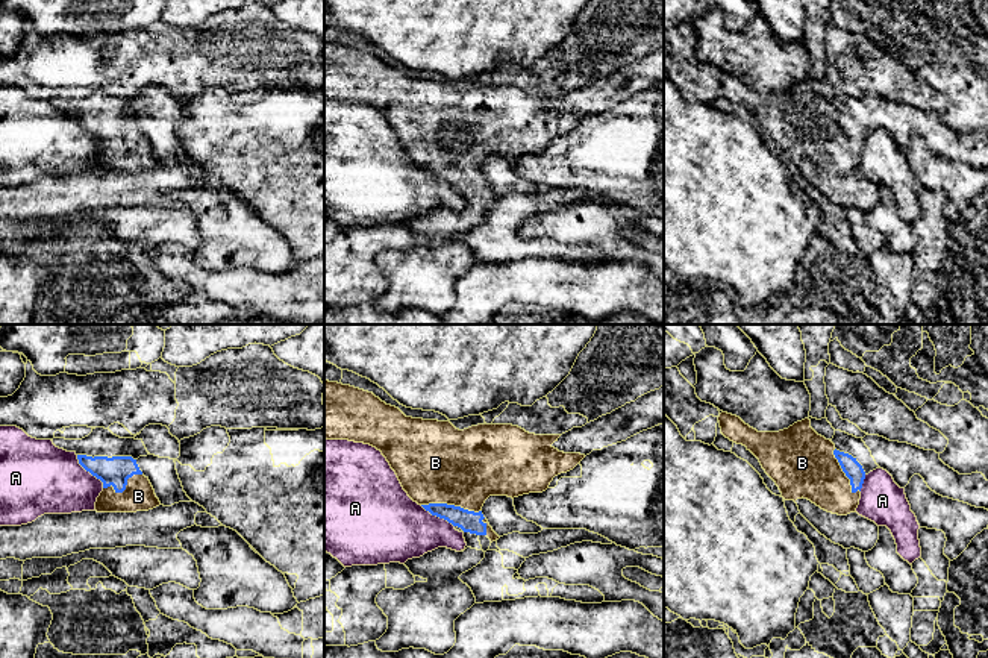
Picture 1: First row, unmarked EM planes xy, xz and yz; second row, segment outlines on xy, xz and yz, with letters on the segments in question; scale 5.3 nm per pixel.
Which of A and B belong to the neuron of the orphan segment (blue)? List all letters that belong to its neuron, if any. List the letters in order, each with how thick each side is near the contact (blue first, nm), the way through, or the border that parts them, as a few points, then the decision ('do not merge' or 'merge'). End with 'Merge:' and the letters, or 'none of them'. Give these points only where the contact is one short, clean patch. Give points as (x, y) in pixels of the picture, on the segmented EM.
A: calibres 150 and 360 nm; do not merge
B: calibres 110 and 420 nm; merge
Merge: B

